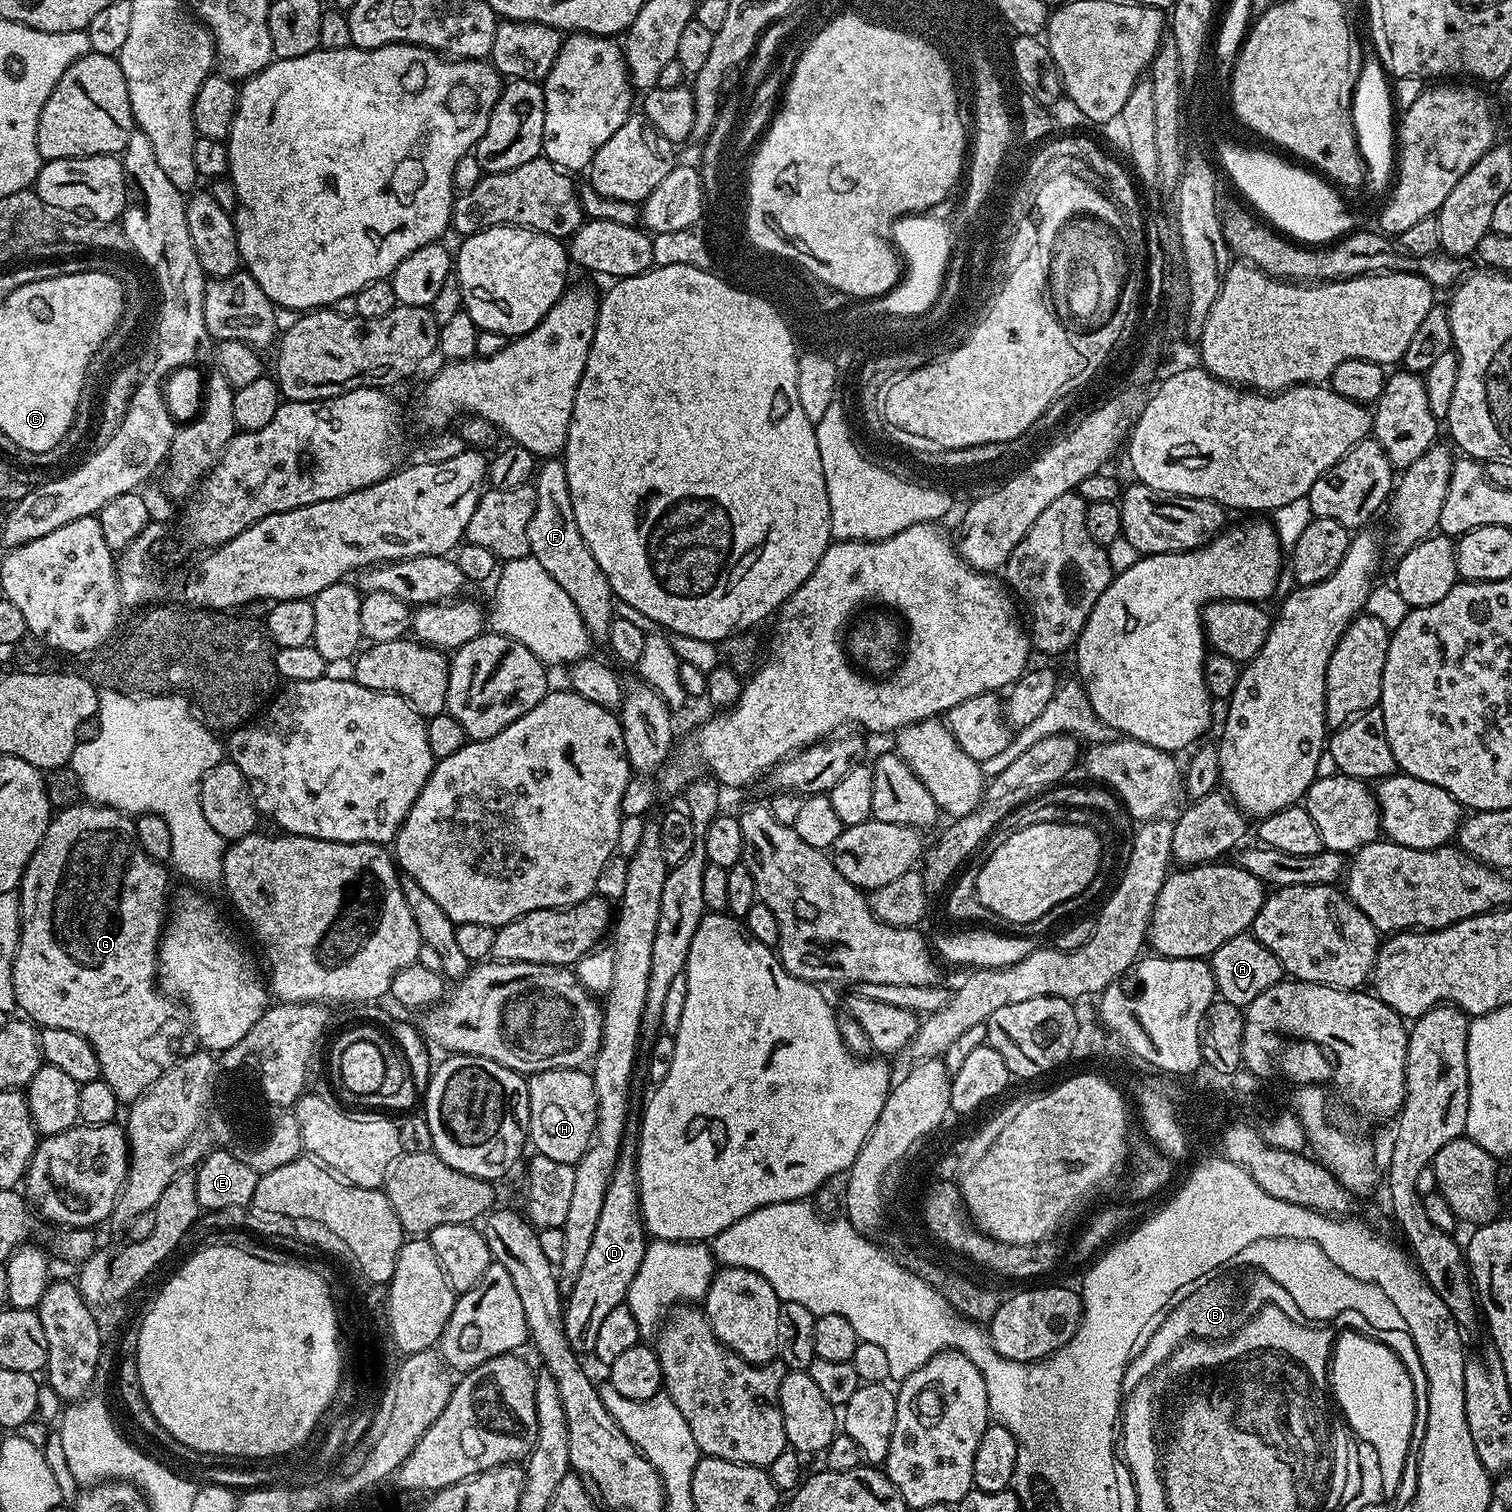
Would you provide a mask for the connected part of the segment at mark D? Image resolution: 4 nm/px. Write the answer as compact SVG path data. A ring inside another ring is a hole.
M625 1143L620 1149L620 1156L612 1170L612 1177L606 1186L606 1198L602 1201L602 1214L598 1217L598 1227L594 1230L594 1238L590 1241L590 1250L586 1253L586 1263L574 1282L572 1291L567 1293L564 1306L564 1329L568 1346L577 1354L594 1353L594 1342L598 1342L598 1329L610 1314L610 1310L625 1303L628 1292L638 1268L642 1264L643 1255L646 1254L650 1237L644 1231L644 1220L640 1216L640 1191L636 1185L636 1149L635 1143Z

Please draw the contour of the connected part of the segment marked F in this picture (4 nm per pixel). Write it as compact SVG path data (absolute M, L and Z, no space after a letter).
M545 459L536 469L534 487L536 505L528 527L531 559L542 562L542 570L546 570L546 574L550 574L550 578L570 594L574 606L578 606L578 614L582 614L589 636L607 637L614 619L612 587L606 574L602 574L602 566L594 562L594 554L590 554L578 530L578 522L574 522L574 506L570 502L563 459Z

